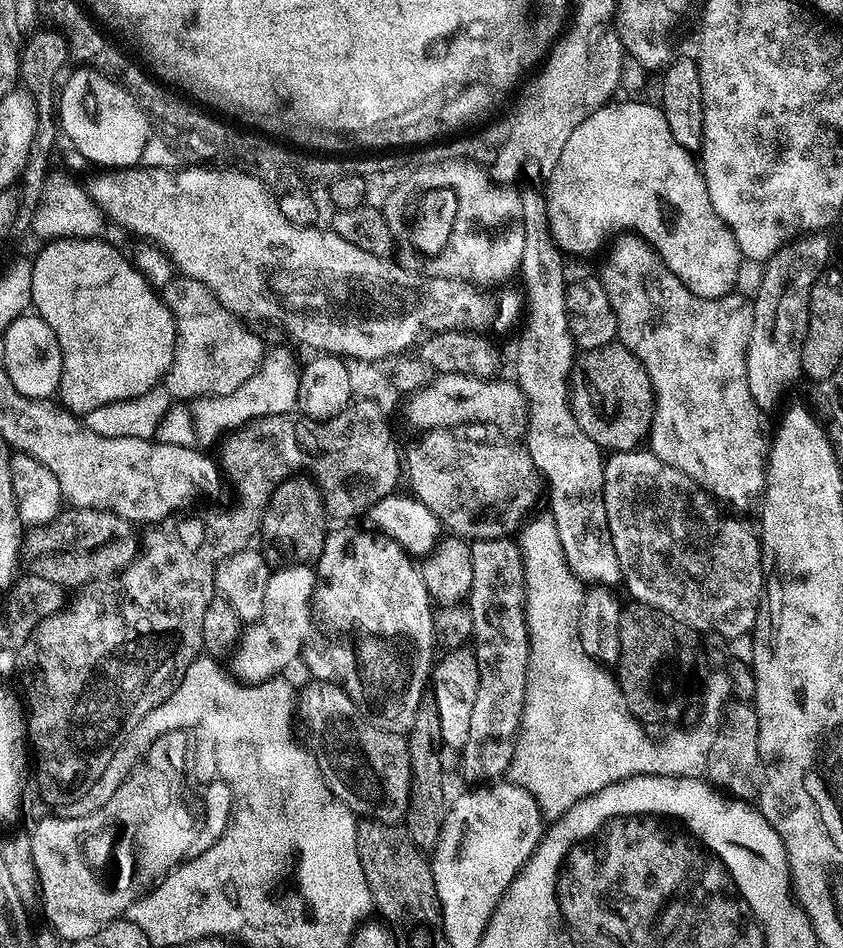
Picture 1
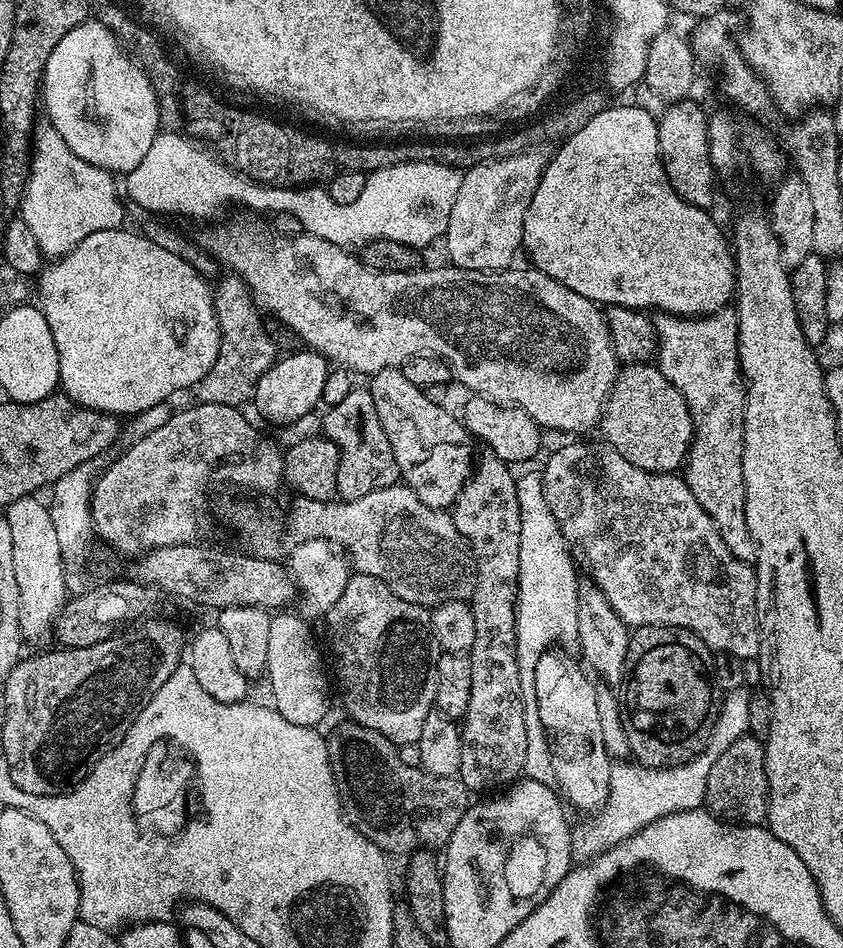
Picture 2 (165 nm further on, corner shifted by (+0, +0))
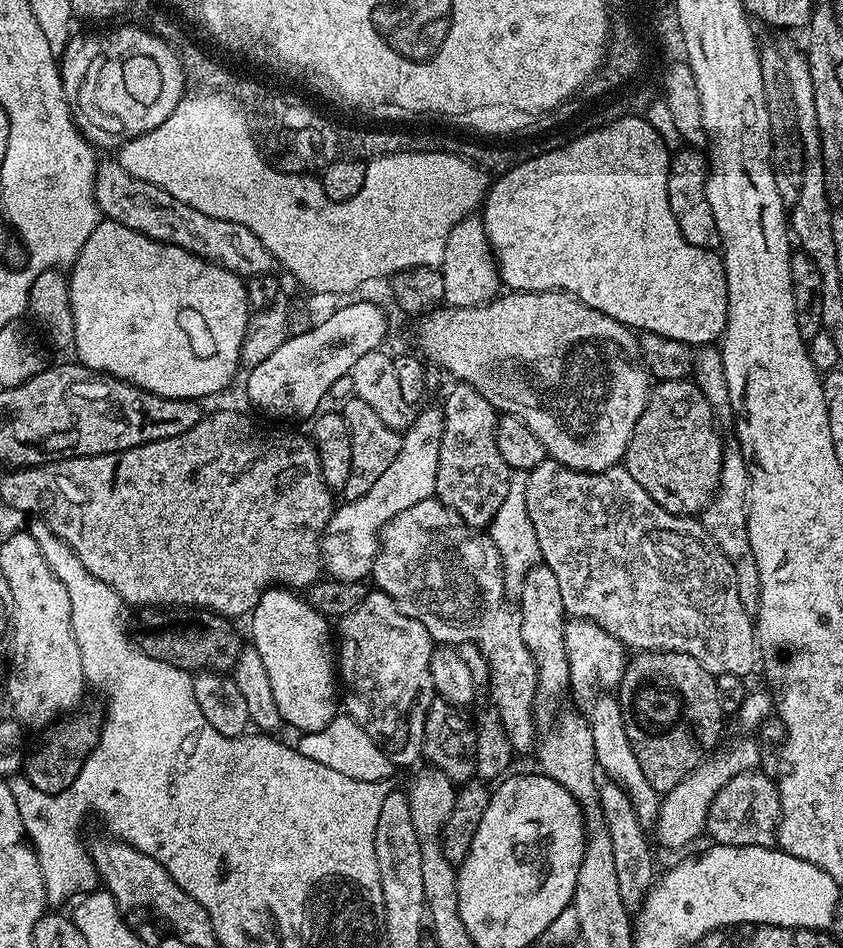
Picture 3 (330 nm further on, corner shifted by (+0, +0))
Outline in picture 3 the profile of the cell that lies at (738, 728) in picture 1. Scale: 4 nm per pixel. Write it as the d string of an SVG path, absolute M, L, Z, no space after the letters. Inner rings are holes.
M753 770L730 778L730 782L718 790L708 811L706 832L717 844L770 848L777 843L779 827L780 790L777 781L764 772Z

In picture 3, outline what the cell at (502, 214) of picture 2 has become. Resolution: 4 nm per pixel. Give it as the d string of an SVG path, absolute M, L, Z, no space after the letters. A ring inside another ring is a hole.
M469 214L456 223L446 240L446 254L442 254L440 273L446 282L444 304L449 308L477 308L496 299L502 288L496 253L484 229L483 219Z

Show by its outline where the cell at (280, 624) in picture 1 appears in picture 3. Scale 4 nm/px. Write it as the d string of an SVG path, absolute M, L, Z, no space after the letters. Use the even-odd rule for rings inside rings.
M428 408L413 417L412 424L405 429L401 437L398 456L390 462L390 467L377 479L366 494L357 500L350 500L333 511L330 522L326 526L324 535L320 537L320 559L325 573L333 580L345 580L347 584L354 584L371 575L373 562L376 560L379 548L379 535L381 530L394 517L416 506L418 502L429 500L435 495L438 455L441 450L442 430L444 429L444 413L439 408Z

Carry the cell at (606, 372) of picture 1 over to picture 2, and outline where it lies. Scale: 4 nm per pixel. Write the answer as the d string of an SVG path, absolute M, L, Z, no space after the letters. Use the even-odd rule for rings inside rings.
M655 363L626 364L617 371L616 381L608 395L608 401L604 403L604 412L600 416L598 432L601 432L603 439L626 462L634 462L647 472L658 472L661 474L672 474L683 469L687 459L688 451L692 445L694 429L692 426L692 415L686 406L686 398L678 394L678 390L662 374Z

